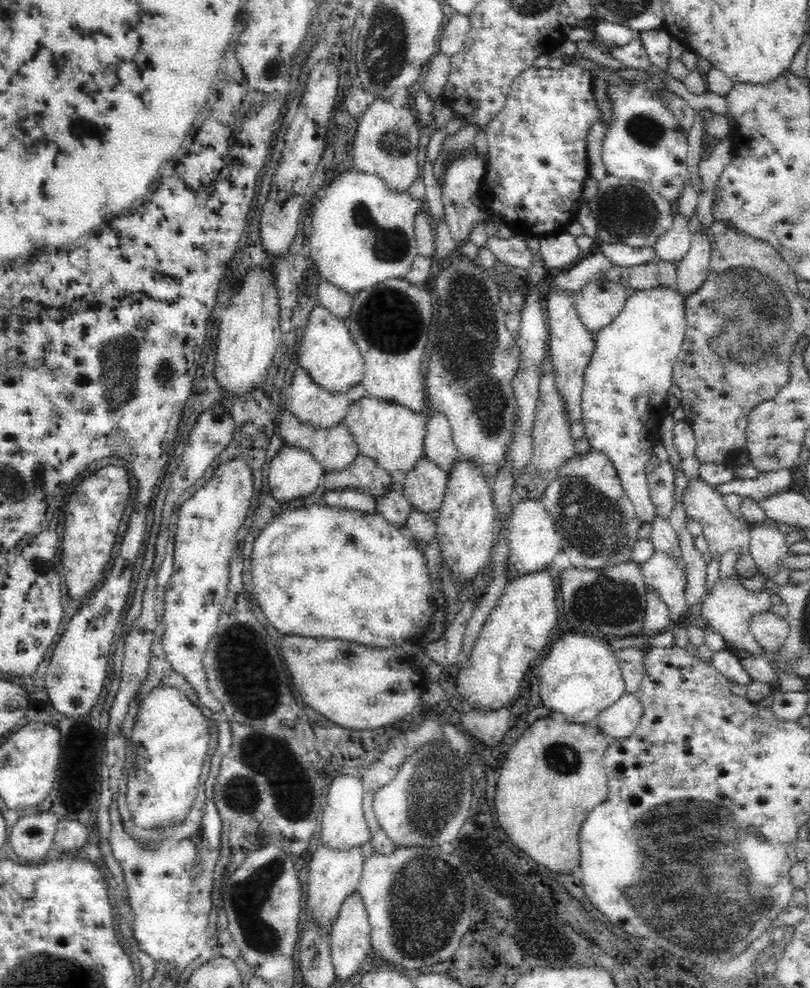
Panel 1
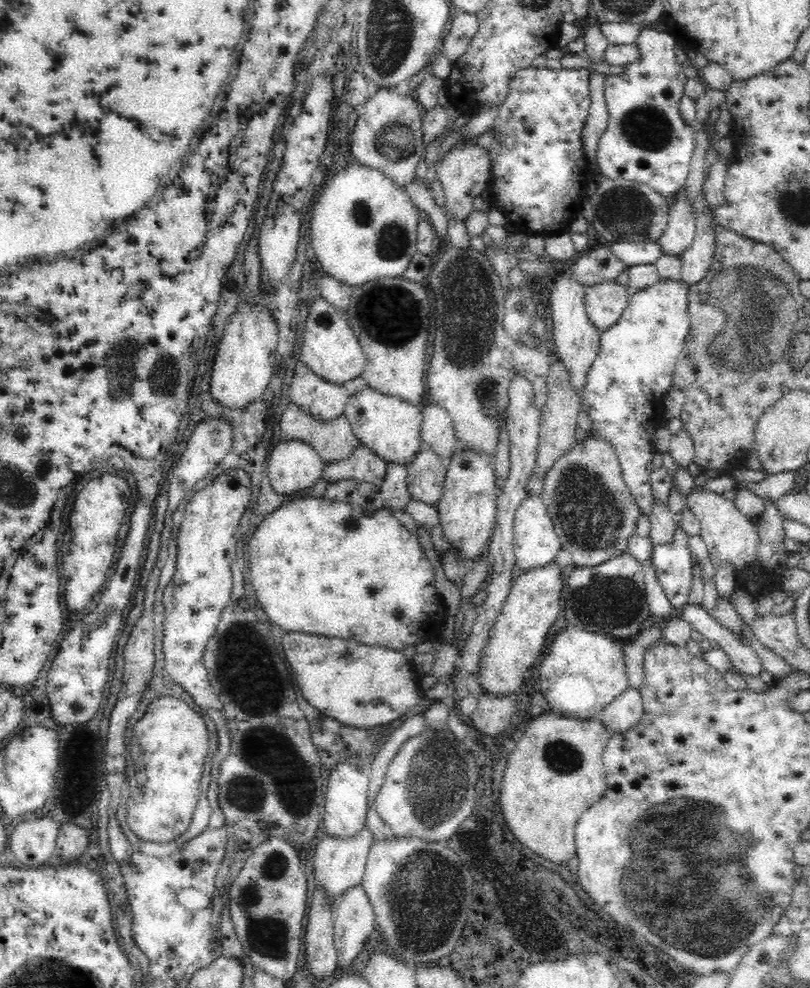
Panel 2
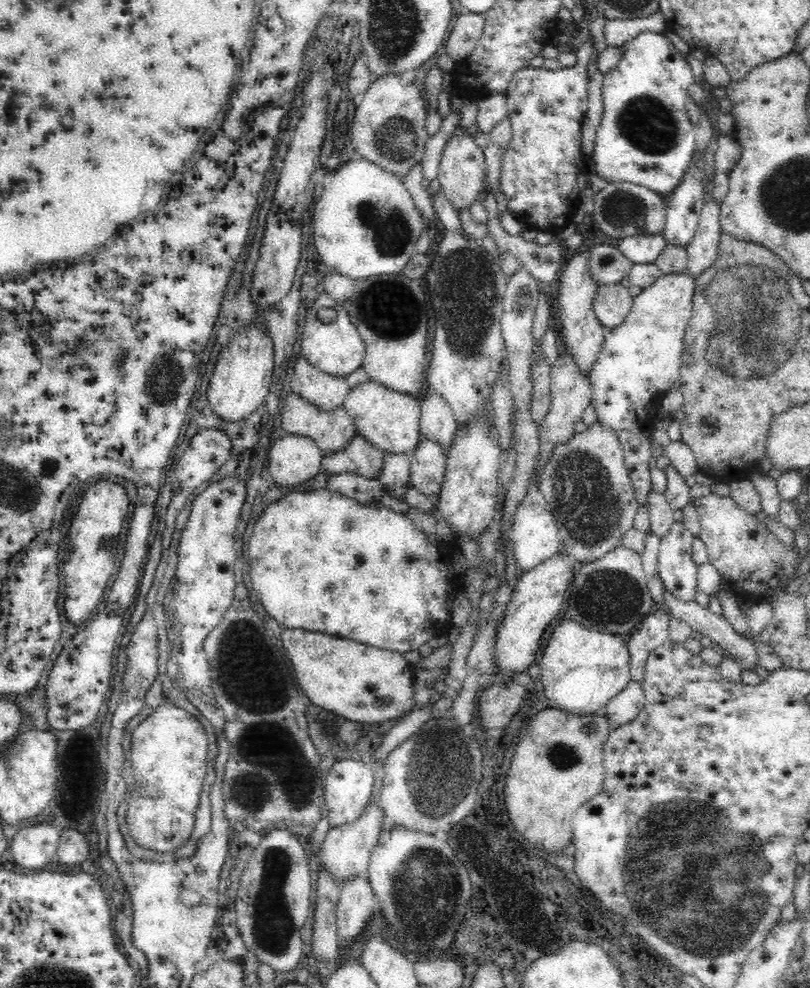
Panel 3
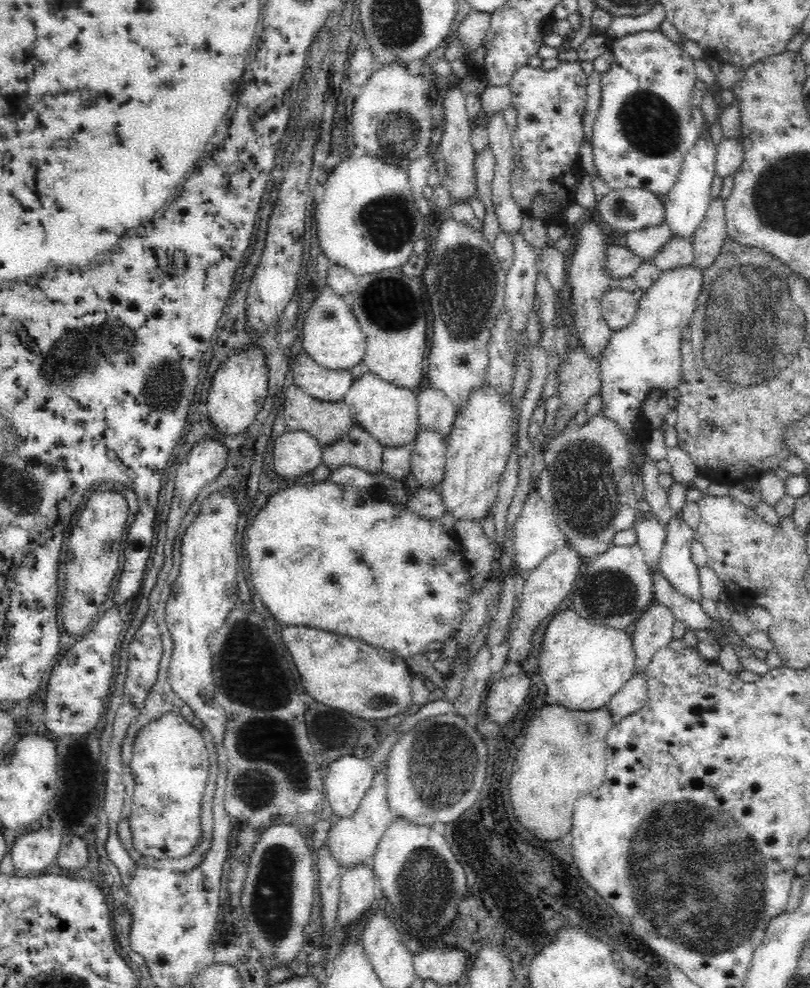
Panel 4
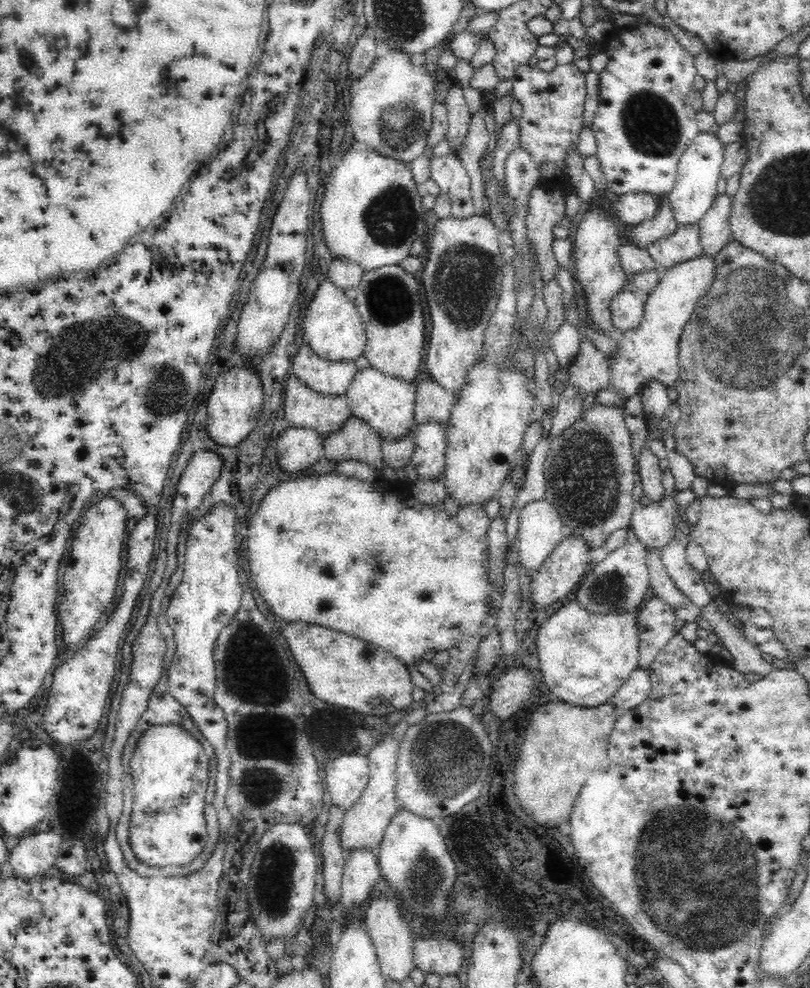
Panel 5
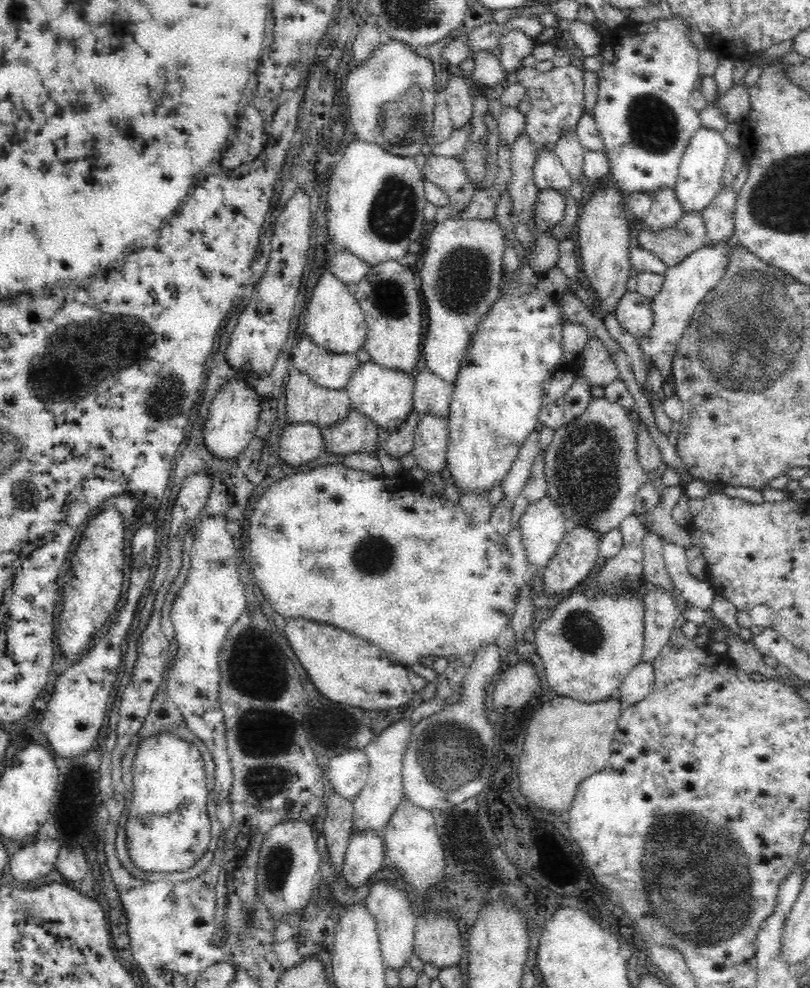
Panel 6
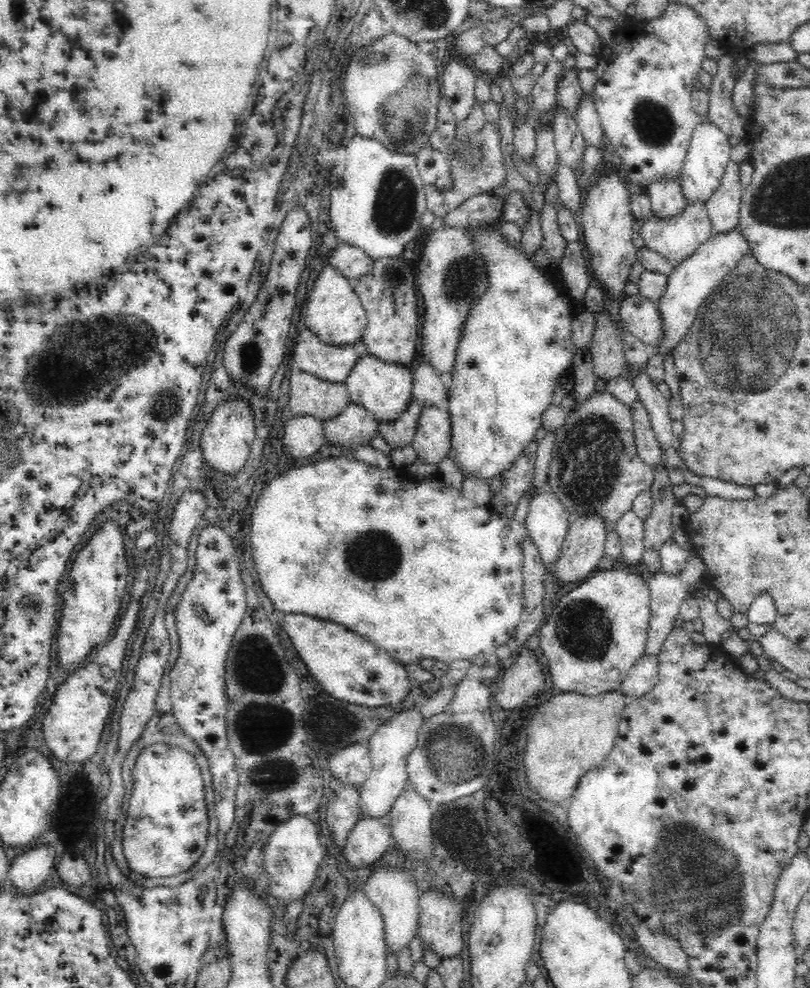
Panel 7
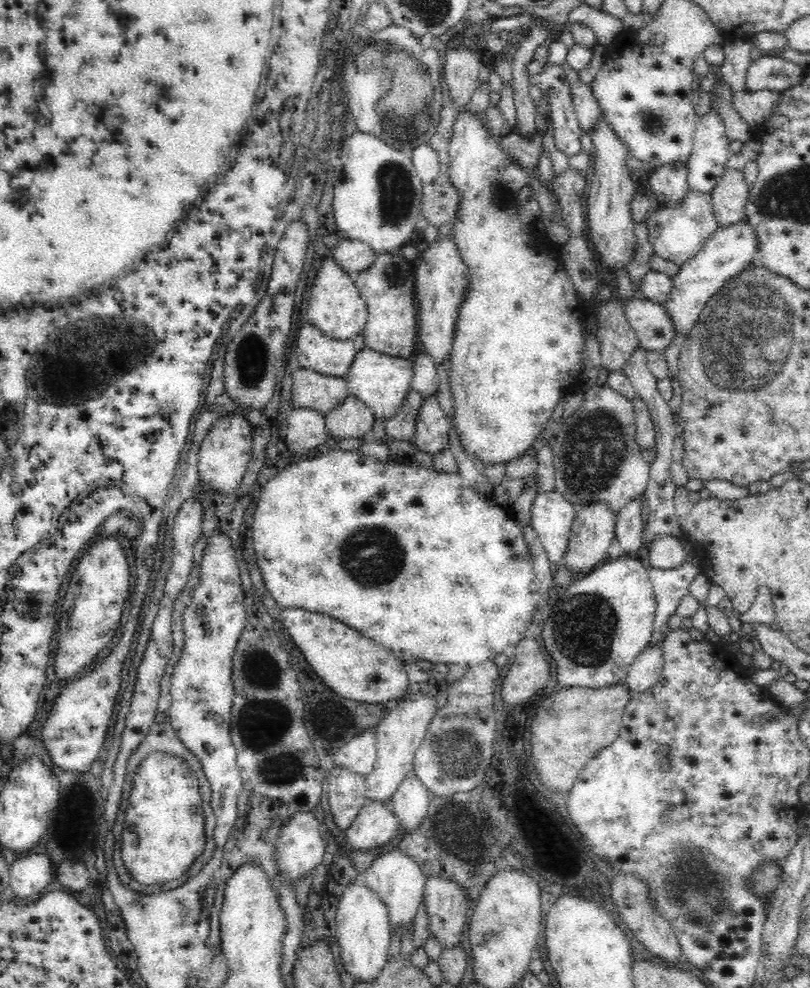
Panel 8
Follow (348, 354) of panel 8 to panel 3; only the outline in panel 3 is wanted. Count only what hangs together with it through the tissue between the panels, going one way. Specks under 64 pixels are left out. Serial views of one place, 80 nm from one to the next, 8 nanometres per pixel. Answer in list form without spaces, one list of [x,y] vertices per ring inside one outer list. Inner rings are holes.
[[[303,355],[294,359],[290,370],[292,373],[290,390],[307,402],[313,402],[319,410],[334,410],[342,406],[351,390],[346,376],[322,372],[314,365],[310,365]]]

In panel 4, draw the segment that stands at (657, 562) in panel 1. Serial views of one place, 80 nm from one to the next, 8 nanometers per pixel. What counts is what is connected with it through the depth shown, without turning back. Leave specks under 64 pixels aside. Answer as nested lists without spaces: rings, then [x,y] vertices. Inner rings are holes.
[[[673,483],[672,488],[668,491],[668,504],[672,516],[666,526],[666,540],[659,558],[659,569],[672,586],[680,593],[686,596],[695,604],[701,603],[703,594],[701,593],[701,584],[699,581],[699,568],[692,562],[690,557],[691,544],[695,541],[693,530],[681,516],[681,510],[685,503],[685,491],[687,486]]]

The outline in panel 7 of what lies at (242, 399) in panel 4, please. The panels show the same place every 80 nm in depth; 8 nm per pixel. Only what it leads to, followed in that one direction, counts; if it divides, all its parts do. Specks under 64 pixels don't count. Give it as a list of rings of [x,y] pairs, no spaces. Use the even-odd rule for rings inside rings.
[[[242,398],[220,403],[202,432],[204,464],[210,466],[210,470],[216,470],[216,473],[220,473],[224,477],[228,477],[228,474],[236,474],[238,470],[242,470],[242,466],[250,454],[255,432],[252,409]]]

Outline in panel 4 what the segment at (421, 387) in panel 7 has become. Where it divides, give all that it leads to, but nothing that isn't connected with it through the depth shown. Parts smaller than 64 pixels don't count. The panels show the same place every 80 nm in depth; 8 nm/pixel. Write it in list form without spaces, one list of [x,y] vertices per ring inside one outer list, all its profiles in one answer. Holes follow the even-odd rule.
[[[430,386],[417,390],[417,403],[419,428],[429,428],[448,436],[456,417],[454,403],[442,391]]]

